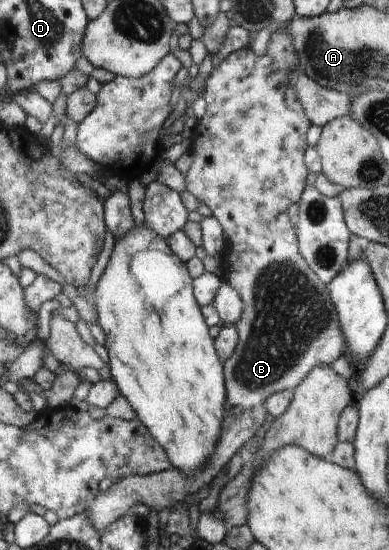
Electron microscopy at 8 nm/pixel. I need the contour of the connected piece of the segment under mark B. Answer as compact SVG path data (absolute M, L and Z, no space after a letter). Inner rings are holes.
M285 27L273 30L263 55L255 54L250 47L229 53L214 67L205 81L202 97L207 103L206 111L195 126L199 131L189 140L189 153L193 157L193 163L184 175L186 189L197 201L205 203L211 209L222 227L222 233L225 233L227 239L219 253L221 270L223 277L227 277L226 282L235 288L242 301L241 319L236 323L237 347L233 355L224 361L227 399L217 457L213 457L213 465L209 465L209 469L201 469L200 473L193 475L171 467L159 473L132 475L112 482L108 489L99 492L86 509L100 533L107 525L127 515L133 505L141 503L157 512L171 509L186 501L199 487L211 483L213 477L223 471L223 465L229 463L235 453L239 454L243 443L253 439L253 435L259 431L268 414L263 403L267 403L269 396L285 389L294 390L317 365L331 365L335 359L348 352L349 345L345 345L345 333L341 333L340 318L337 317L336 305L329 294L328 286L313 273L300 253L297 221L289 217L289 209L293 209L293 203L299 202L305 189L309 187L305 153L310 147L309 133L313 133L313 123L309 121L289 81L289 73L293 73L295 69L303 71L296 43Z

